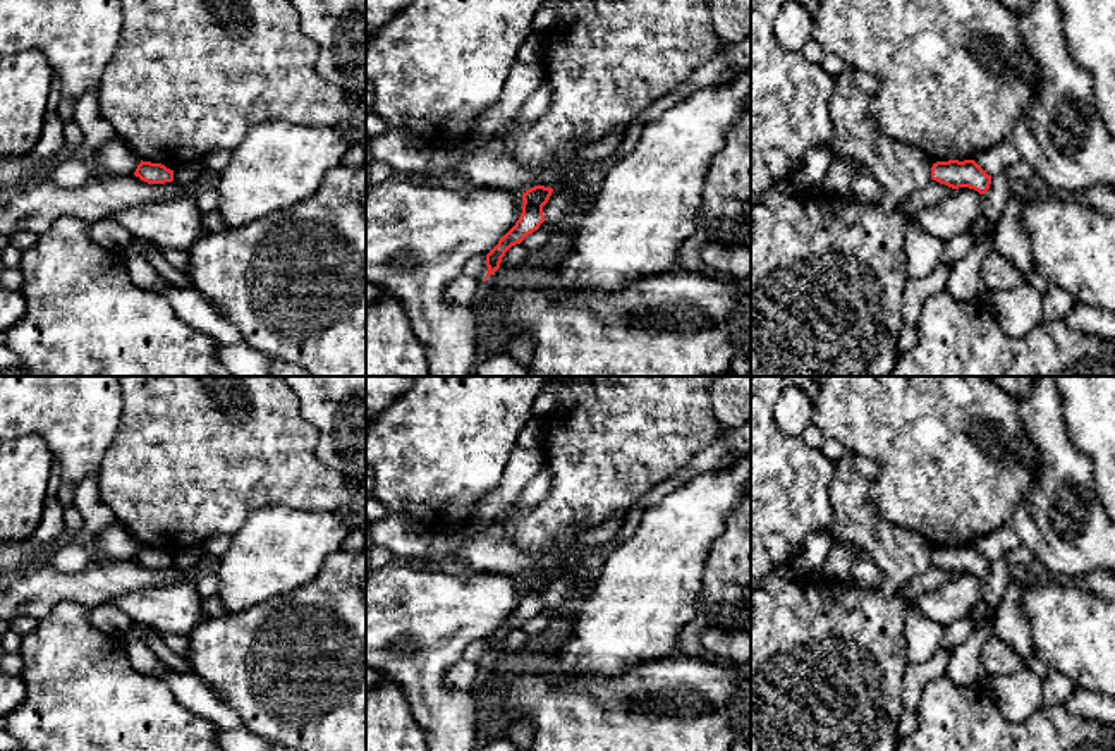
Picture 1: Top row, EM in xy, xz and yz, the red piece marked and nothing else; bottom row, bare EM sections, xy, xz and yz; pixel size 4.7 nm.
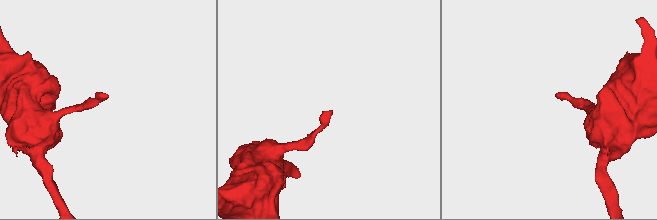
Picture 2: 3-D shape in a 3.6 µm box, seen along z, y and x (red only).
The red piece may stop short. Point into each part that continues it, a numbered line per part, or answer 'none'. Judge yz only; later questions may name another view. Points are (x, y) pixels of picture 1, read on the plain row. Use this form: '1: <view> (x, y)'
none

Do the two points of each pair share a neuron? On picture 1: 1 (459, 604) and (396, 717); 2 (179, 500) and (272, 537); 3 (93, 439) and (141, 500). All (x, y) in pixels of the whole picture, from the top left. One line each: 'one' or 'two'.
1: two
2: two
3: two

